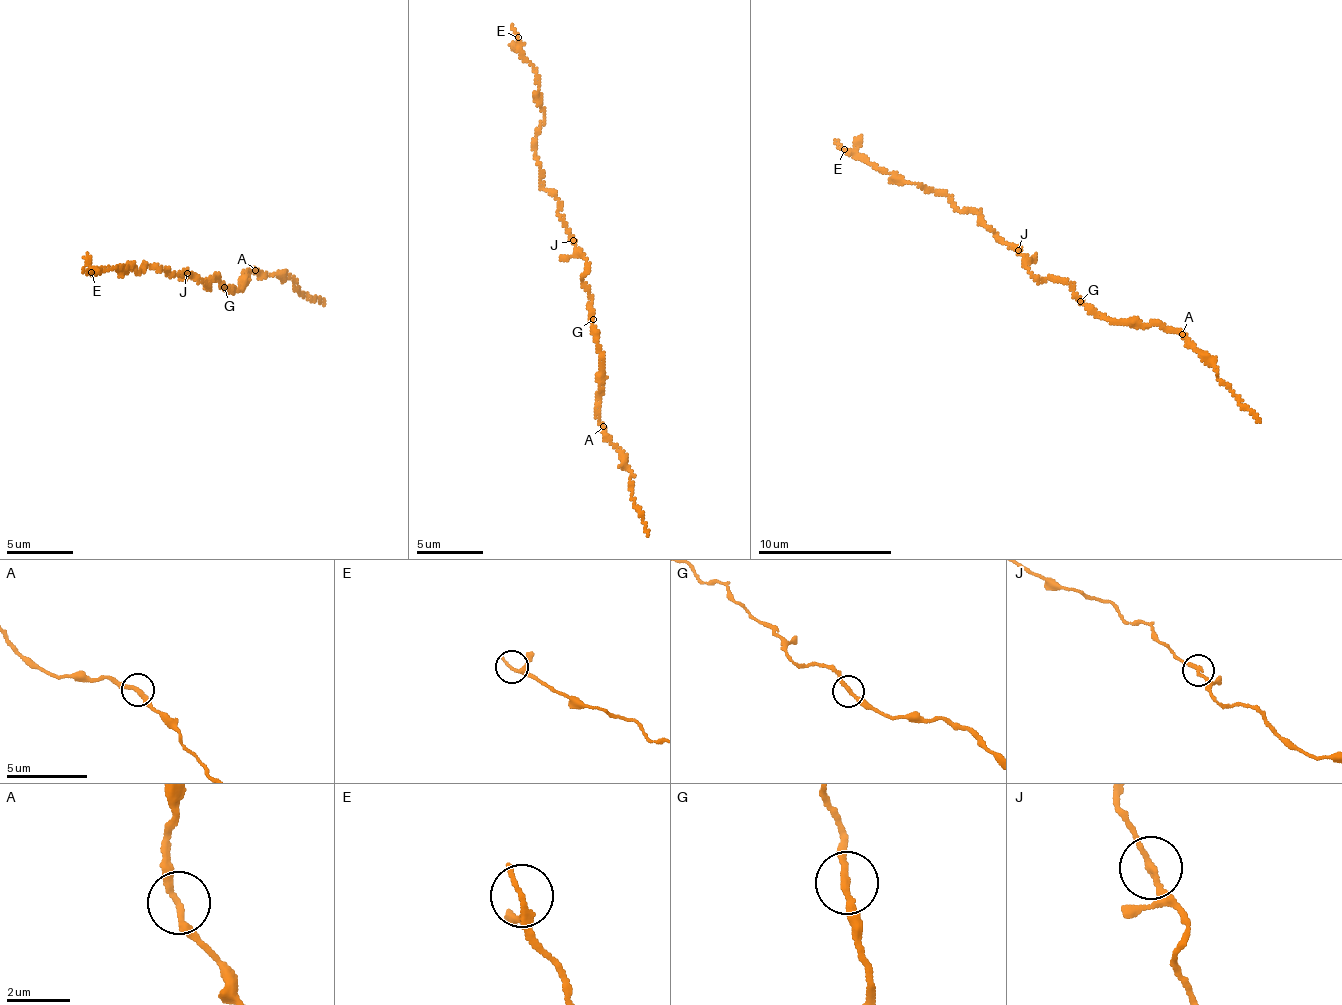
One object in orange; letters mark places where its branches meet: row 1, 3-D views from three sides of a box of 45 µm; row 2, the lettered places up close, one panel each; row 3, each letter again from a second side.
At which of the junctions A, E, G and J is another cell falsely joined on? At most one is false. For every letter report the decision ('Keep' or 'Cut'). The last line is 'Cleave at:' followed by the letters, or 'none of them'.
A: Keep
E: Keep
G: Keep
J: Keep
Cleave at: none of them

